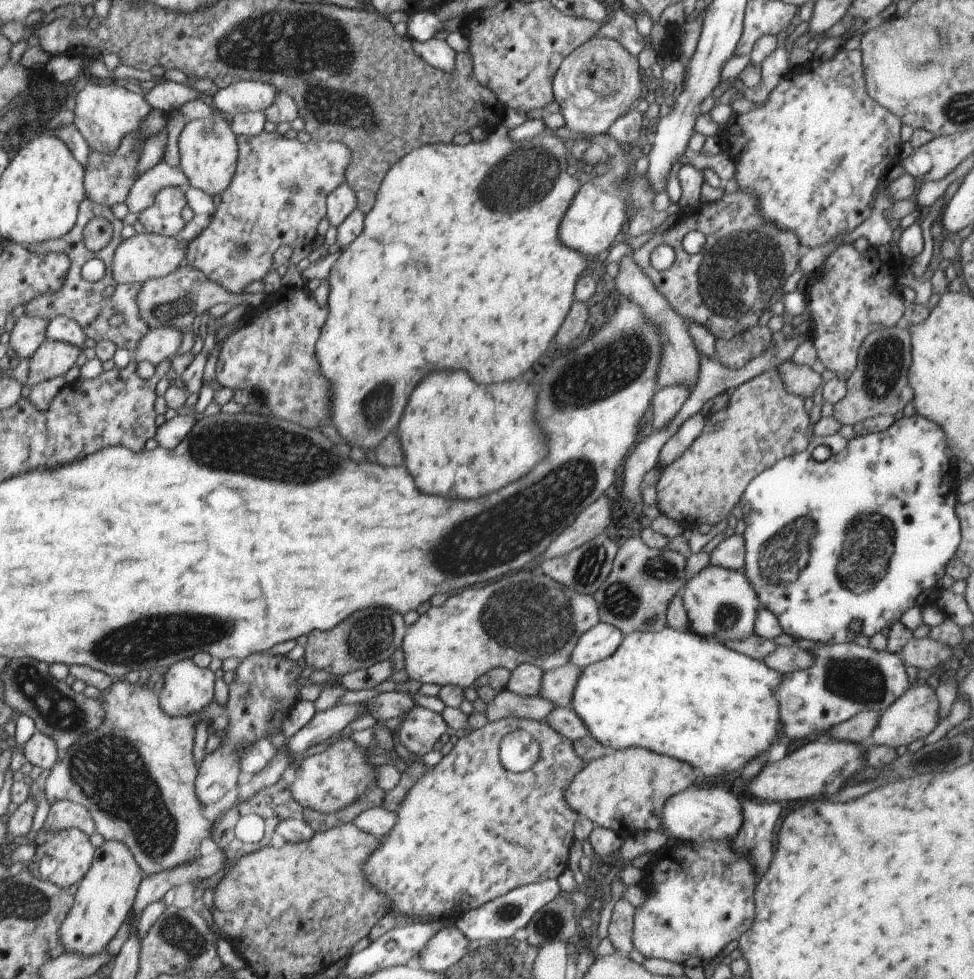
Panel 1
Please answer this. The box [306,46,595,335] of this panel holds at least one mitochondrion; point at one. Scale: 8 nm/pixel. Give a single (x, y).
(526, 176)

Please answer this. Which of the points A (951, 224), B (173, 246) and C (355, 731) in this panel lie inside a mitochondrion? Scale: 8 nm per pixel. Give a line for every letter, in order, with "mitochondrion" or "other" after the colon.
A: other
B: other
C: other

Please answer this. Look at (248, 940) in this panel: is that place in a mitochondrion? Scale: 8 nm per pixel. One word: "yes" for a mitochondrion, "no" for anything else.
no

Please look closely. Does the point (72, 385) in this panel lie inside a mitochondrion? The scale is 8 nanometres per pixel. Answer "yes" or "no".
no

